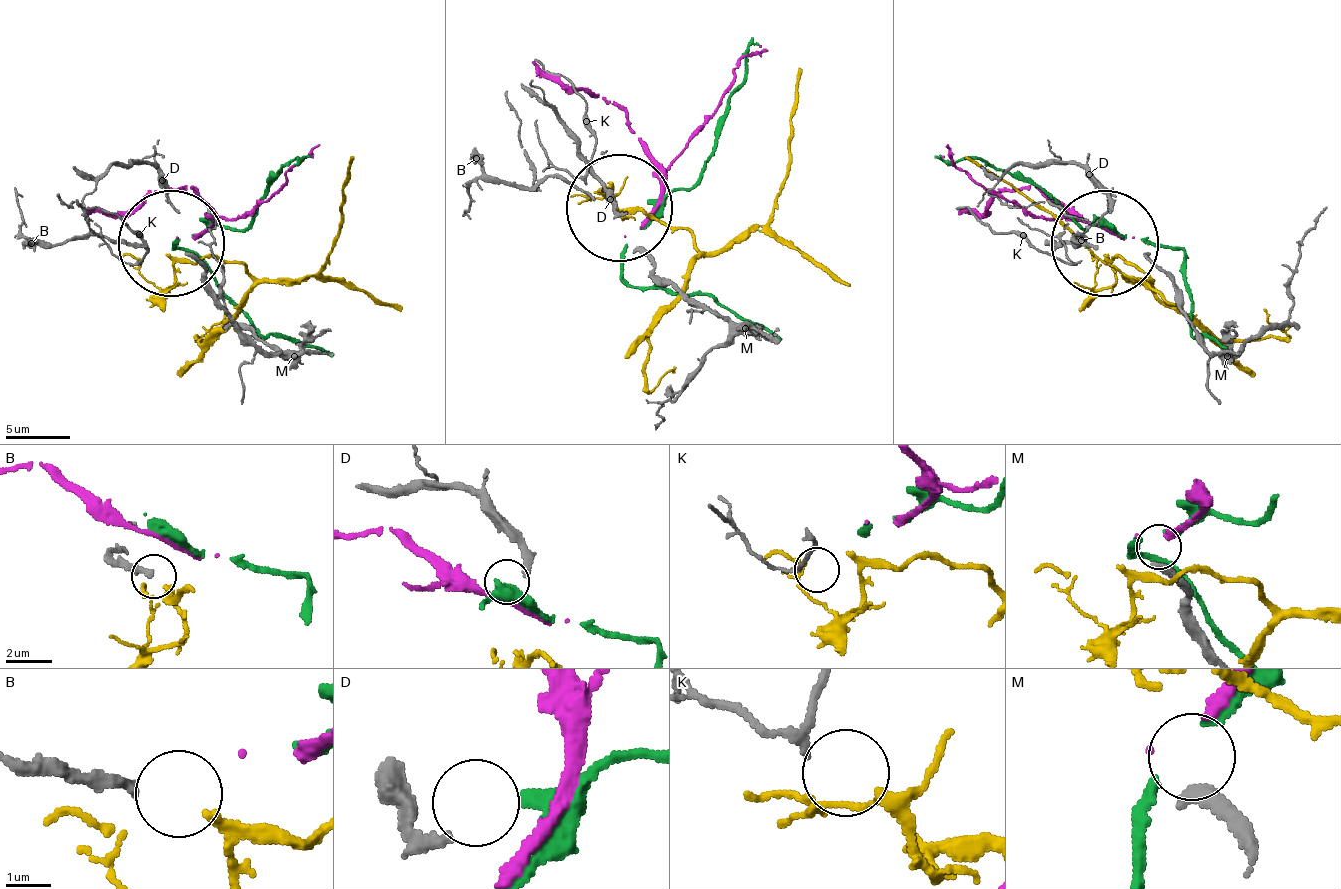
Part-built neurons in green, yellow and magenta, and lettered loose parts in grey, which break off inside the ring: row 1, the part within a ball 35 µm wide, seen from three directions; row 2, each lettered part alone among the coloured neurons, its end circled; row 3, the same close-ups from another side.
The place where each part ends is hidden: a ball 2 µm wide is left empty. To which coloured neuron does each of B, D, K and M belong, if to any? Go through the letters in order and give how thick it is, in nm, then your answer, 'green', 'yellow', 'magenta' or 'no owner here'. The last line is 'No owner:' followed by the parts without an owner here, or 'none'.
B: calibre 240 nm; yellow
D: calibre 220 nm; green
K: calibre 130 nm; no owner here
M: calibre 300 nm; magenta
No owner: K

